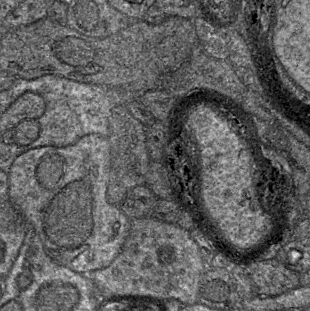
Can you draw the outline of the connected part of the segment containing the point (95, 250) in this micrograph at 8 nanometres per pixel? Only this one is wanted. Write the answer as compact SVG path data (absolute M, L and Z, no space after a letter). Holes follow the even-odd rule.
M89 134L66 147L42 146L19 155L8 171L9 197L11 203L31 224L40 237L46 254L56 263L77 273L89 274L106 268L121 252L130 233L131 220L119 205L107 200L110 174L110 144L107 137ZM58 154L64 158L64 174L53 189L44 188L37 178L37 166L45 155Z

